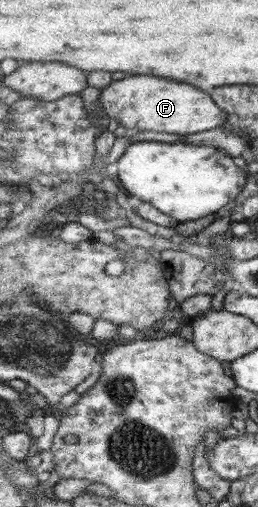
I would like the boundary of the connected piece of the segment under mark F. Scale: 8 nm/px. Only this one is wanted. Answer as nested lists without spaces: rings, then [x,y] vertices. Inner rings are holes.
[[[127,75],[128,79],[114,80],[101,90],[99,107],[110,119],[132,131],[164,131],[187,136],[222,127],[229,119],[212,94],[184,81],[168,81],[148,75]]]

